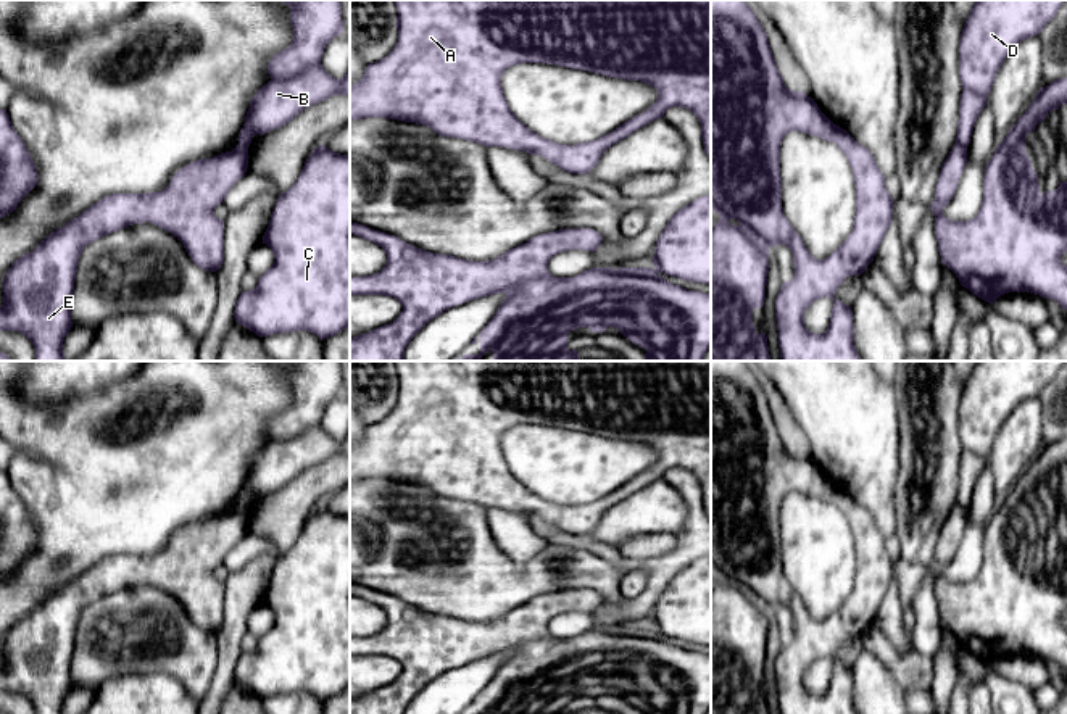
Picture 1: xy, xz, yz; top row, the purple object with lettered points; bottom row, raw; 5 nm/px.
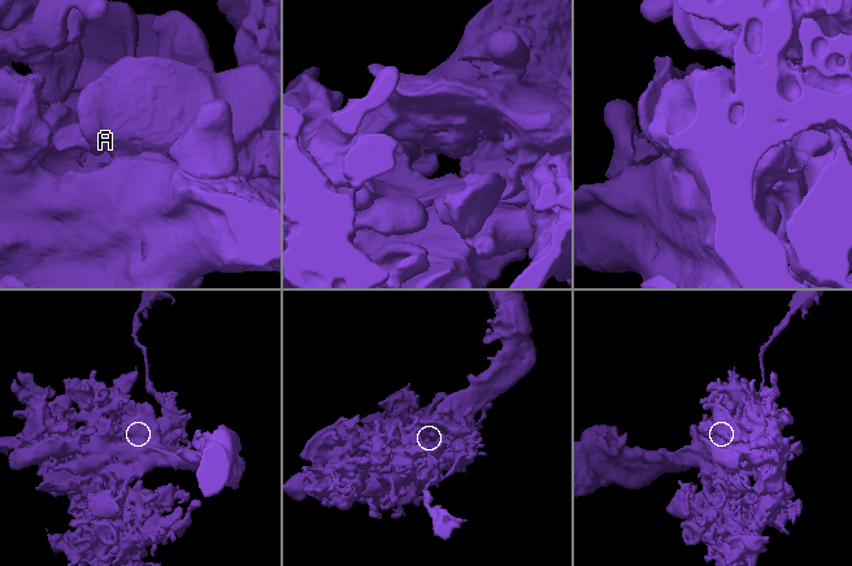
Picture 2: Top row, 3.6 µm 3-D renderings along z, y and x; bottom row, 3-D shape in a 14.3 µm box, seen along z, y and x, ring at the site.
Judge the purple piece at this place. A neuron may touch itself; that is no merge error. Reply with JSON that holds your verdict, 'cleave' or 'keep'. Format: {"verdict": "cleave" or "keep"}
{"verdict": "cleave"}

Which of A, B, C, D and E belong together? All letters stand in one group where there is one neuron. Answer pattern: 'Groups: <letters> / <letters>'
Groups: A C D E / B

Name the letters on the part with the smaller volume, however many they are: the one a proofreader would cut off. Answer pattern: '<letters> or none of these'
B

